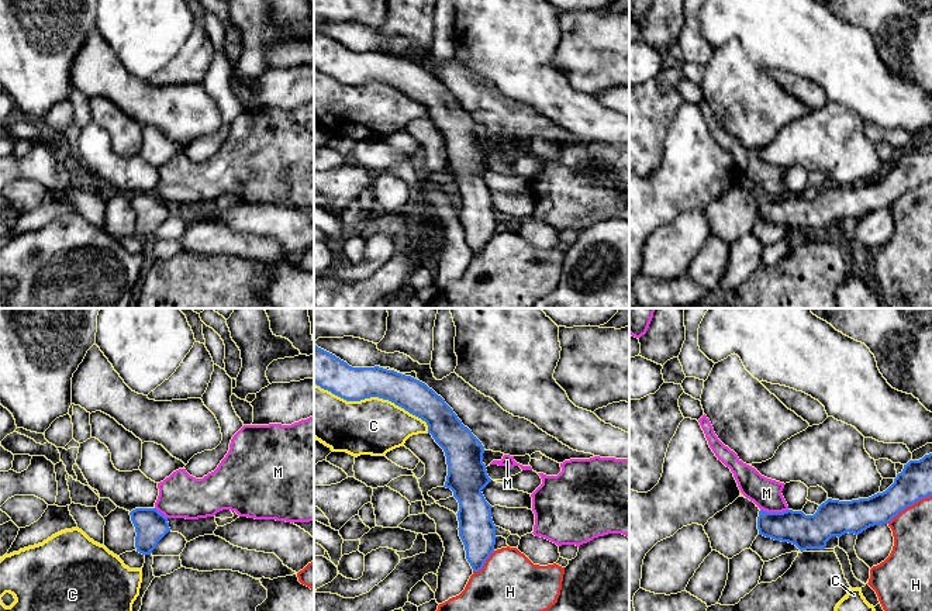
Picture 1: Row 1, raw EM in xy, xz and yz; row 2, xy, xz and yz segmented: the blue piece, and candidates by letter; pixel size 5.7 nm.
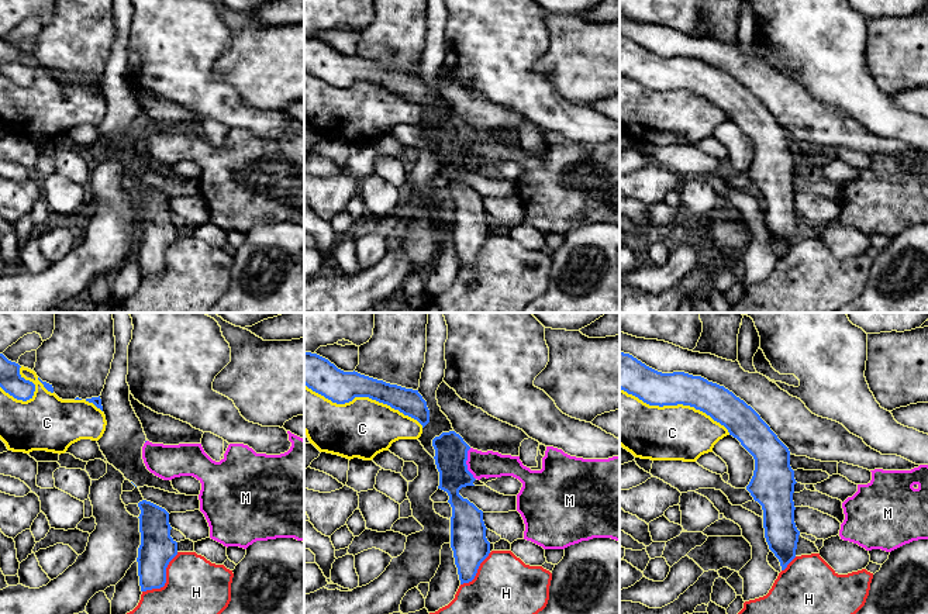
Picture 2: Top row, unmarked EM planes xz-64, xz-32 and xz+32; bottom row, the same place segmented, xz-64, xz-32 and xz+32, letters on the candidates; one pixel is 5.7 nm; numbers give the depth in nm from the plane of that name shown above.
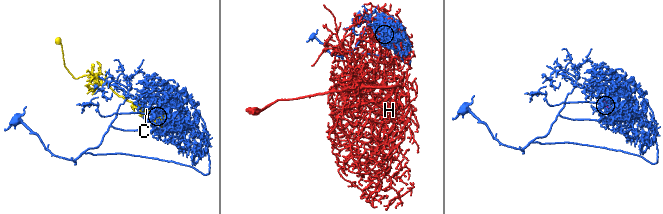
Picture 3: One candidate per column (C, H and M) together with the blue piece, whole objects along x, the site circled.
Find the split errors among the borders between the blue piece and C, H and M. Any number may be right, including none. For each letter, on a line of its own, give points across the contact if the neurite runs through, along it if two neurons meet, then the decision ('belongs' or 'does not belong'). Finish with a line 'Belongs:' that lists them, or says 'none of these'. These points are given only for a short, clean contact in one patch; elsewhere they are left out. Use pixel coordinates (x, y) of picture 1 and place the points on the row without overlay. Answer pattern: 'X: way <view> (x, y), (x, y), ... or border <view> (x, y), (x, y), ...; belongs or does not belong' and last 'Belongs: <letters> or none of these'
C: does not belong
H: does not belong
M: border yz (760, 193), (767, 196), (787, 194); does not belong
Belongs: none of these

